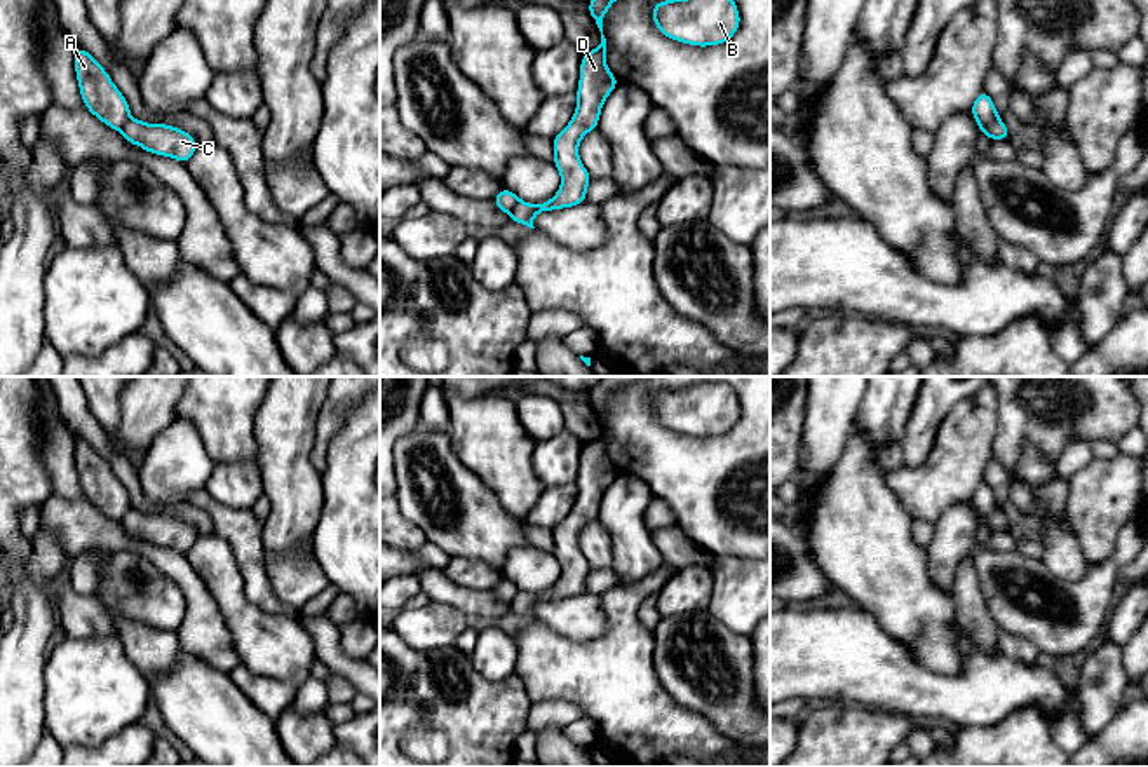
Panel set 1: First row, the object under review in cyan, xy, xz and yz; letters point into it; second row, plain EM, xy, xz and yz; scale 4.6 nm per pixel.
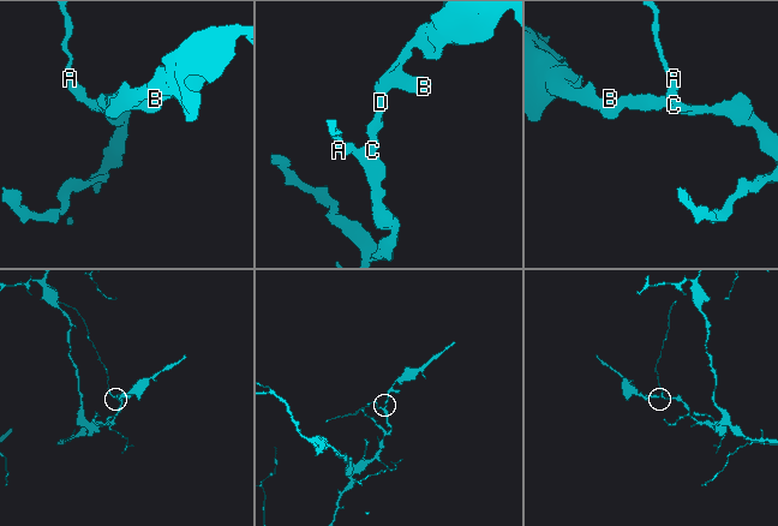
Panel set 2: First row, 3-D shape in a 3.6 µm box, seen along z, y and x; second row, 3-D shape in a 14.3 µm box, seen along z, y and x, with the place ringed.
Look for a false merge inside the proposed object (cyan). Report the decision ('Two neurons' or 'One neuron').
Two neurons

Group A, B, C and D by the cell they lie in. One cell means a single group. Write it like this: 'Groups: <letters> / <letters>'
Groups: A / B C D

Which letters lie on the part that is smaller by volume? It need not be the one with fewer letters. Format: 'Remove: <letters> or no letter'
Remove: A

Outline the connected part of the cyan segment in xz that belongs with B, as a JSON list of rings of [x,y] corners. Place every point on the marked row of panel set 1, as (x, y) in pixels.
[[[662,0],[652,19],[662,35],[697,47],[725,44],[740,26],[735,0]]]

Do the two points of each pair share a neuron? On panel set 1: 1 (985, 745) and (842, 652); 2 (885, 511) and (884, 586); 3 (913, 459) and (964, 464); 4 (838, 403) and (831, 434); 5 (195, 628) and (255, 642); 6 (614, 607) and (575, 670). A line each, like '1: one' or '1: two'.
1: two
2: one
3: two
4: one
5: two
6: one

